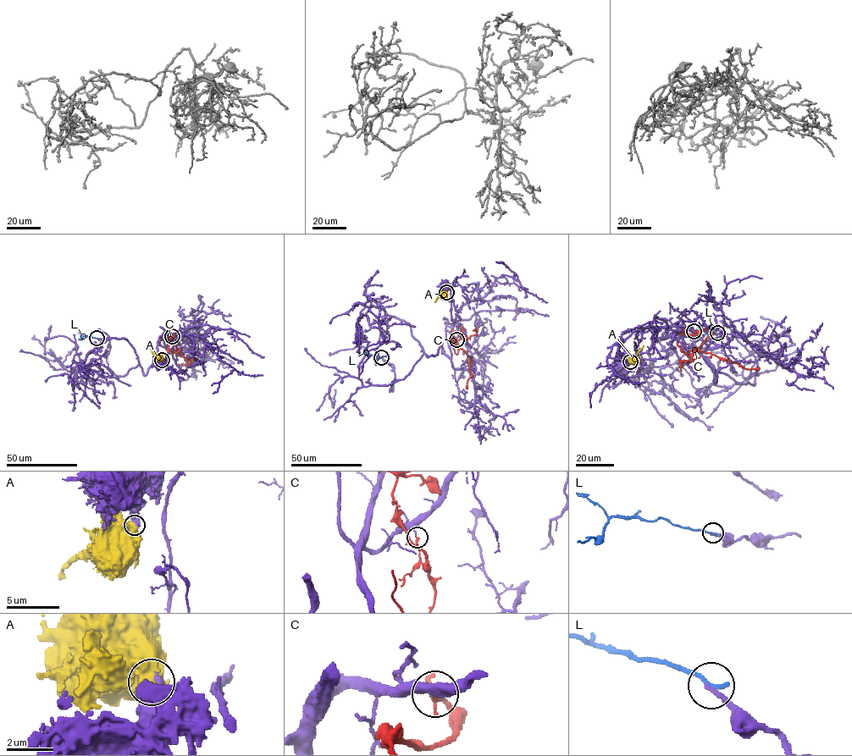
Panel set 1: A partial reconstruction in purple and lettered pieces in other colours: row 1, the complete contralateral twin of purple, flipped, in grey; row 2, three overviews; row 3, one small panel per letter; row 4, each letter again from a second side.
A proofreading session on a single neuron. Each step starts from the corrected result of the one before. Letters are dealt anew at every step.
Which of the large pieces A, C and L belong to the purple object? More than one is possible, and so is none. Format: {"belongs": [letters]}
{"belongs": []}

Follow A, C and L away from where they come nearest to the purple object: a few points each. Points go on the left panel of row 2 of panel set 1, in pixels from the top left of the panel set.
A: (162, 359), (150, 347)
C: (172, 336), (174, 335), (168, 350), (181, 353), (187, 362), (183, 364)
L: (96, 338), (84, 336), (79, 339)

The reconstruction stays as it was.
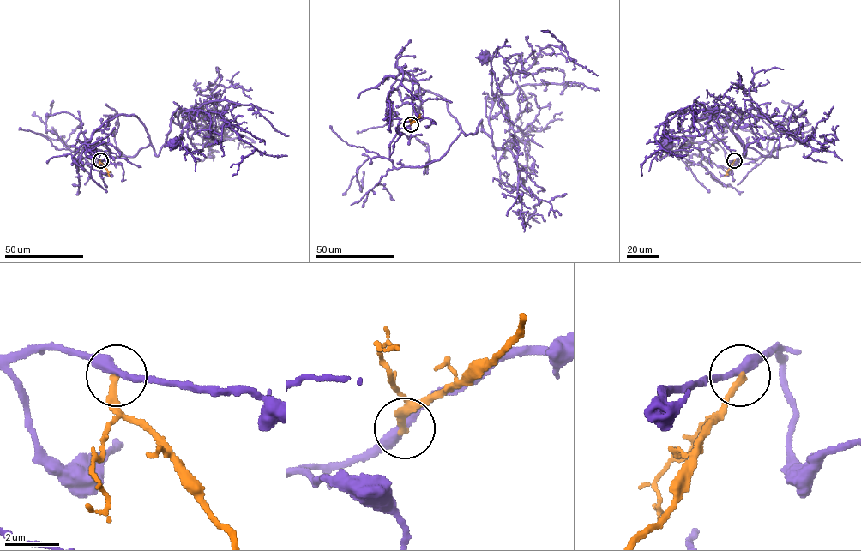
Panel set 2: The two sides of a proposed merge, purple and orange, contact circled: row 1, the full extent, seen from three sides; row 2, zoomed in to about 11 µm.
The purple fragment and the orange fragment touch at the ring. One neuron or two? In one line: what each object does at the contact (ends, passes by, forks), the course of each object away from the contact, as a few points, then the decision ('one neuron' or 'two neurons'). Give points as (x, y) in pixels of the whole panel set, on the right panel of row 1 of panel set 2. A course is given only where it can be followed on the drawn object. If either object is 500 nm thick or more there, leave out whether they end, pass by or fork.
purple passes by; orange ends; course purple (734, 160), (779, 148), (743, 144), (744, 155), (731, 127), (746, 124), (722, 111), (667, 145); course orange (734, 160), (725, 176); two neurons

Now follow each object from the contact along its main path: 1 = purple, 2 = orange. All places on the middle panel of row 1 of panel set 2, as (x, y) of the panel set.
1: (411, 124), (390, 144), (397, 169), (438, 160), (481, 120), (490, 136), (503, 101), (483, 56)
2: (411, 124), (420, 114)

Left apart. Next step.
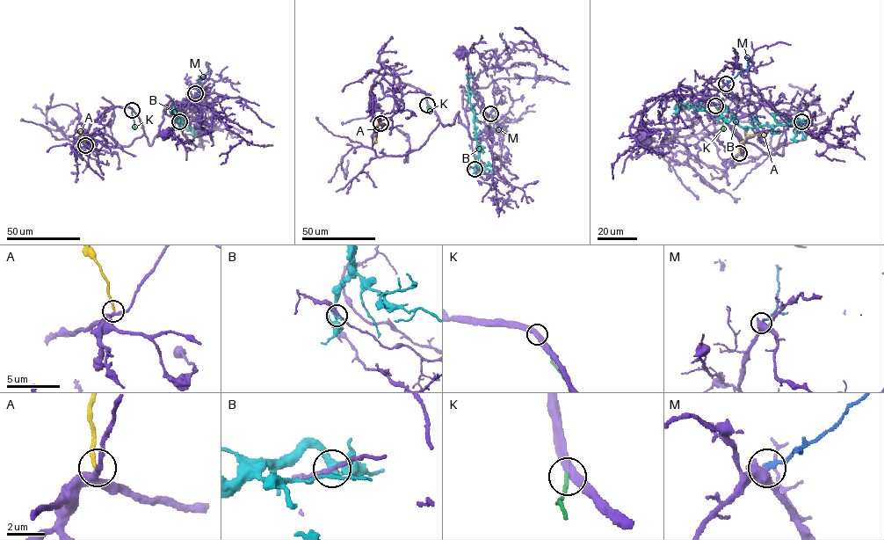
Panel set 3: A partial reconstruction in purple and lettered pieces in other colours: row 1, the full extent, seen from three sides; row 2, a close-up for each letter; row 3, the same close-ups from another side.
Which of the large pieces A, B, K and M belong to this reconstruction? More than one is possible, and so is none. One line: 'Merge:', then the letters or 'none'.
Merge: A

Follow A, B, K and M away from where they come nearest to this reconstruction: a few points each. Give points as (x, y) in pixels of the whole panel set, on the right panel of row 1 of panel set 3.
A: (739, 153), (739, 144), (746, 136), (765, 135)
B: (801, 121), (743, 128), (717, 113), (681, 102), (673, 113)
K: (715, 105), (721, 116), (722, 131)
M: (726, 83), (748, 68), (748, 58), (745, 57)

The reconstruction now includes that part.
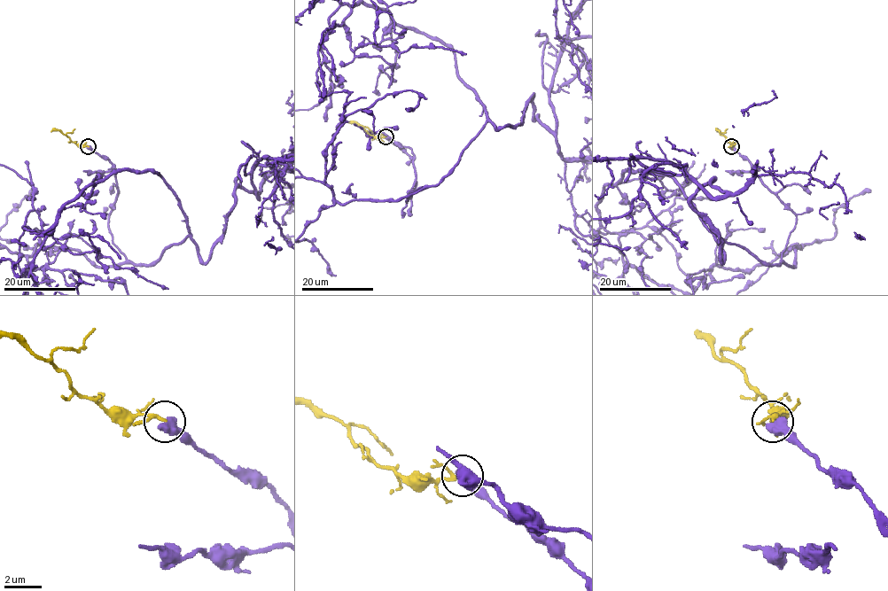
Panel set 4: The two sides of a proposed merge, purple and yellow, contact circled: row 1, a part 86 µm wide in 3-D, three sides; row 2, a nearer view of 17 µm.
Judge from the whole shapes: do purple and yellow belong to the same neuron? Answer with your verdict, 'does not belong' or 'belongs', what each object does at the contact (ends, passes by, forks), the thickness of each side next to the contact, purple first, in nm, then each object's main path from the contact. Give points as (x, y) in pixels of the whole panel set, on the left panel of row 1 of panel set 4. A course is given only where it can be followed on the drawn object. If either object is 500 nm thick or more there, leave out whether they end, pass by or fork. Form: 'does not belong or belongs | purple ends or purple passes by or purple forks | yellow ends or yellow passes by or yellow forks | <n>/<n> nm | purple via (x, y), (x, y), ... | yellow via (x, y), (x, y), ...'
does not belong | 650/140 nm | yellow via (89, 147), (76, 144), (58, 129), (50, 131)

